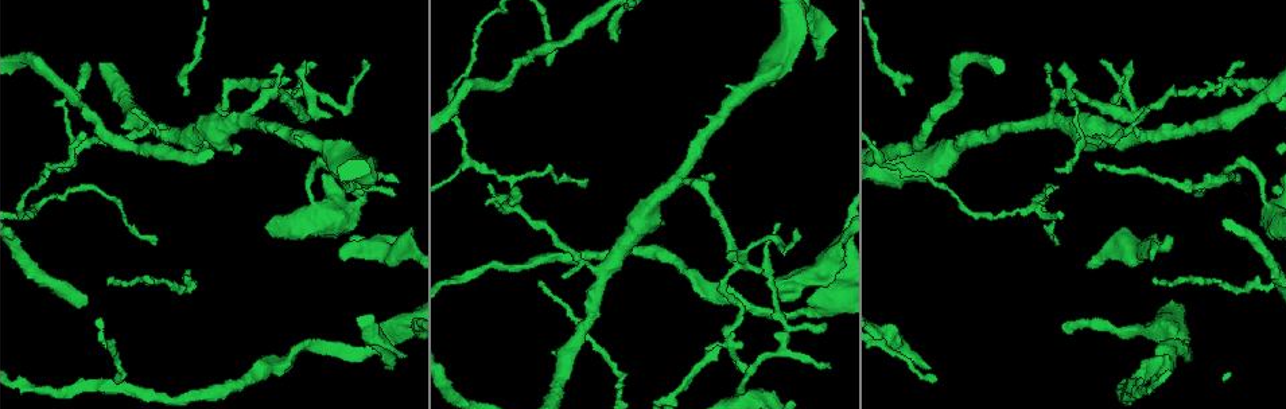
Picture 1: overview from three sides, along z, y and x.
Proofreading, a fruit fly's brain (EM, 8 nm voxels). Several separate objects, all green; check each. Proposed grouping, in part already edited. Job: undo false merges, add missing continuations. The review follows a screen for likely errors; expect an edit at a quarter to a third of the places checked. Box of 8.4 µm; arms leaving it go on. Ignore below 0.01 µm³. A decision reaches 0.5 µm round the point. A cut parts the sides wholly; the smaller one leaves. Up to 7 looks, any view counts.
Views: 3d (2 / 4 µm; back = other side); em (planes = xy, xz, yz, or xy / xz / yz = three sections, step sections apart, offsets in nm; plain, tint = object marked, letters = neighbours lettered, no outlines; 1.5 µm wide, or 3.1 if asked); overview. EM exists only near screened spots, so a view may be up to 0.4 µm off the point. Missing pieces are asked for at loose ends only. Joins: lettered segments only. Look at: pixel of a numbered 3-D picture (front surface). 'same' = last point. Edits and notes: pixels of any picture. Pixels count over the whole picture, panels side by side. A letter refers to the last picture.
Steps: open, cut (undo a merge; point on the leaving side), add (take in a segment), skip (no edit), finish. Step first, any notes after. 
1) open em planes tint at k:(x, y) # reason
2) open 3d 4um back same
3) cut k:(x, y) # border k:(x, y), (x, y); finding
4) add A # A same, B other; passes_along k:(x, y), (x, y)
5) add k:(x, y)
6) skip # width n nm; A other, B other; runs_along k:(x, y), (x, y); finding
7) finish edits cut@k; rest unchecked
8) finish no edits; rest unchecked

open em planes tint at 1:(294, 89) # arms part here

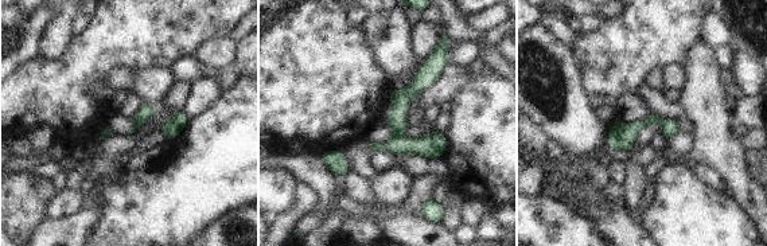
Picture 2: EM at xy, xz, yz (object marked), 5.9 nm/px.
open em planes letters same # what lies round it

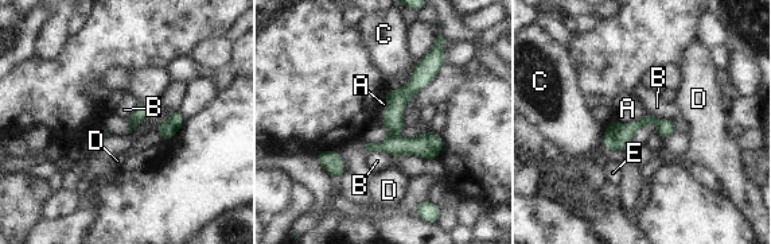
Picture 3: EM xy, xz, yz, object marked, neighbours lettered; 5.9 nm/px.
cut 3:(428, 146) # A other, B other, C other, D other, E other; border 3:(389, 135), (394, 136); a second neuron is stuck on

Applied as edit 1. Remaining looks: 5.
open em xy step 4 letters at 1:(1269, 206) # thin arm on a thick one

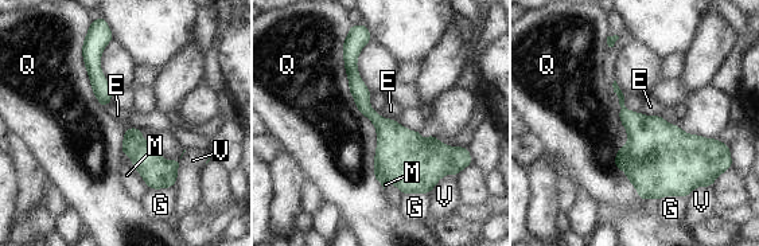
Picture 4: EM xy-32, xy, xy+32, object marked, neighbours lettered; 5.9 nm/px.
skip # width 110 nm; E other, G other, M other, Q other, V other; runs_along 4:(347, 58), (364, 106), (454, 171); all the same neuron

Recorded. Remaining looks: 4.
open 3d 2um at 1:(815, 57) # an open end

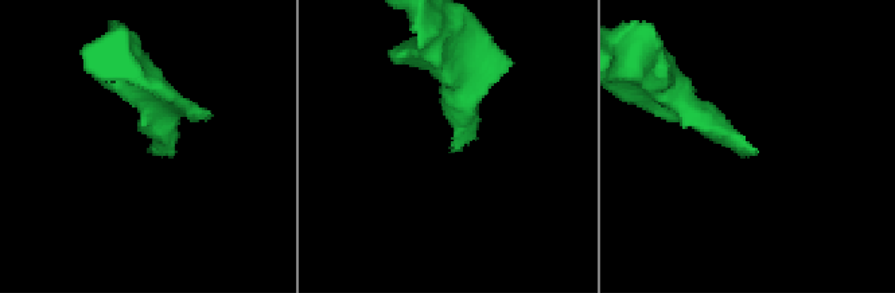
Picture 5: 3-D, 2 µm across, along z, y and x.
open em yz step 4 letters at 5:(155, 152)

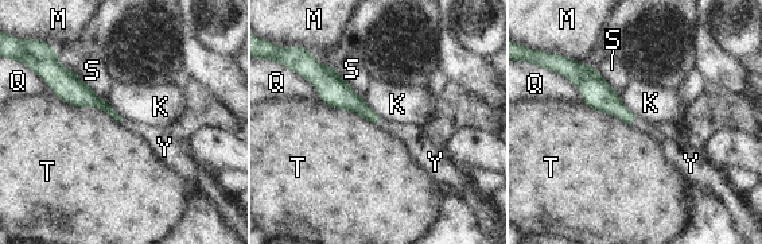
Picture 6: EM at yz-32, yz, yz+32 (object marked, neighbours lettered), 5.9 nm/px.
open em planes letters same # cut it another way

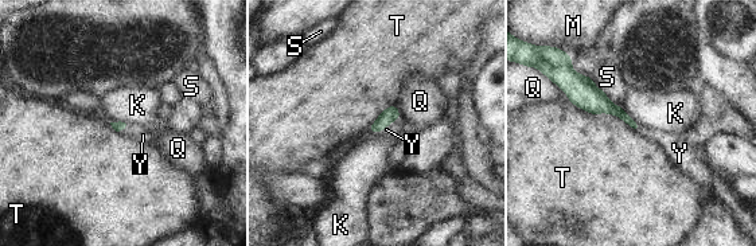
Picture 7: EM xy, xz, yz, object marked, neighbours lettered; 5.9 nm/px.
add Y # K other, M other, Q other, S other, T other, Y same; passes_along 7:(117, 127), (123, 128), (143, 135); the neuron continues

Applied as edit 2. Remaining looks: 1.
finish edits cut@3, add@7; rest unchecked

